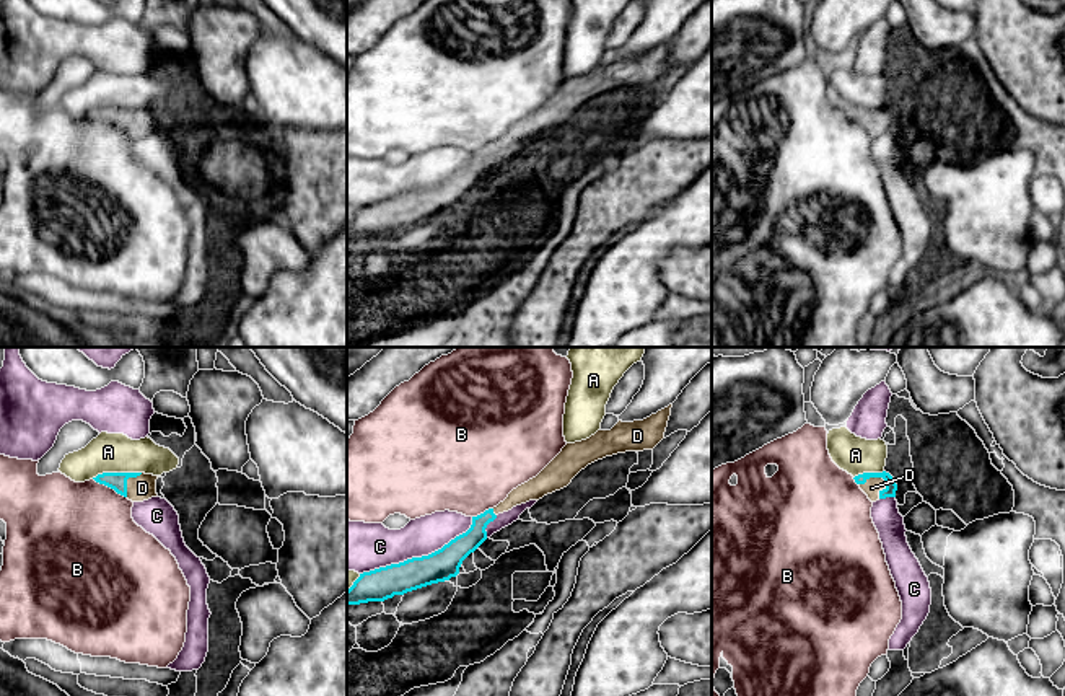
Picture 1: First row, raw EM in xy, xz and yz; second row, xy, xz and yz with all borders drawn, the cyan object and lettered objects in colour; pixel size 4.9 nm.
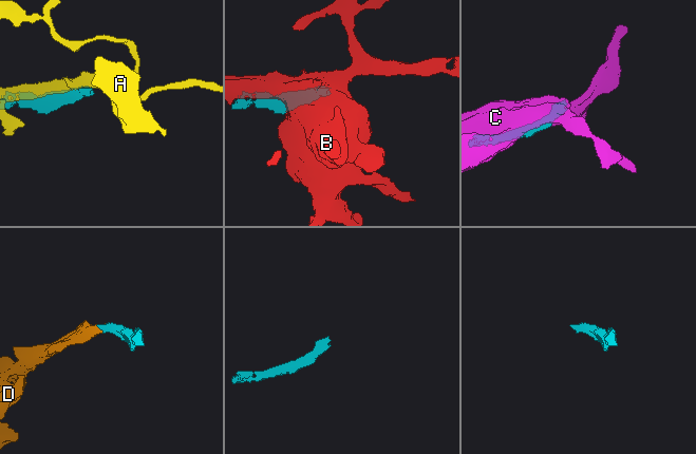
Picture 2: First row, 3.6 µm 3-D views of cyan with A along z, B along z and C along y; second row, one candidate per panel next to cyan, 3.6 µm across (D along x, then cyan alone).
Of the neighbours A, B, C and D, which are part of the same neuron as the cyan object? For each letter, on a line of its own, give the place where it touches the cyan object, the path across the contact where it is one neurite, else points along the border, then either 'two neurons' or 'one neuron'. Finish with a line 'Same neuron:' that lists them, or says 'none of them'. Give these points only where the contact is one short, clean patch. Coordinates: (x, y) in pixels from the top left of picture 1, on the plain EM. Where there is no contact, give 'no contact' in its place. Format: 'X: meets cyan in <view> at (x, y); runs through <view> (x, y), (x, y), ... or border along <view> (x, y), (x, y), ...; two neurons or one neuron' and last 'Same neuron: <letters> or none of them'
A: meets cyan in xy at (116, 108); two neurons
B: meets cyan in xy at (109, 121); border along xy (93, 113), (126, 132); two neurons
C: meets cyan in xz at (419, 193); two neurons
D: meets cyan in yz at (875, 111); runs through yz (891, 121), (875, 111), (872, 123); one neuron
Same neuron: D

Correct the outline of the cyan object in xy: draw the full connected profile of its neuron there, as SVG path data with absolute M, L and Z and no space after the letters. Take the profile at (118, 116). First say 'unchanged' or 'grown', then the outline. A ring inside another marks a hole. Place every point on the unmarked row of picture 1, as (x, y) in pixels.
grown | M103 108L93 112L96 117L114 124L132 137L143 137L156 132L158 111L145 108Z

